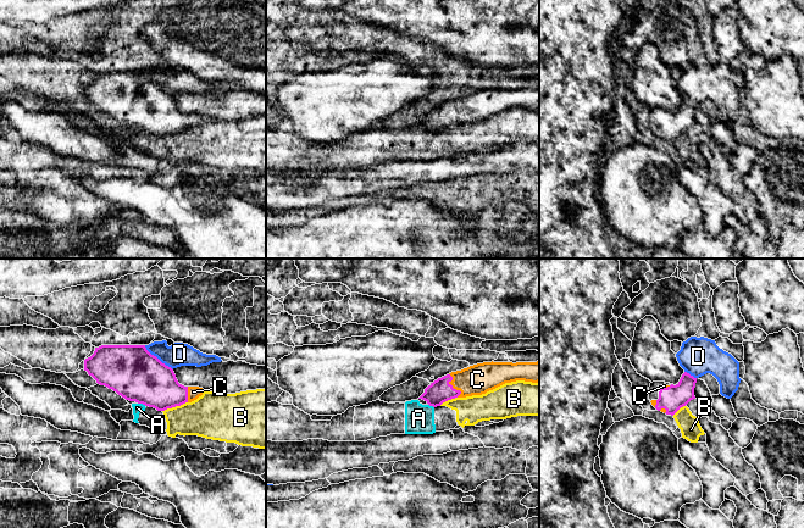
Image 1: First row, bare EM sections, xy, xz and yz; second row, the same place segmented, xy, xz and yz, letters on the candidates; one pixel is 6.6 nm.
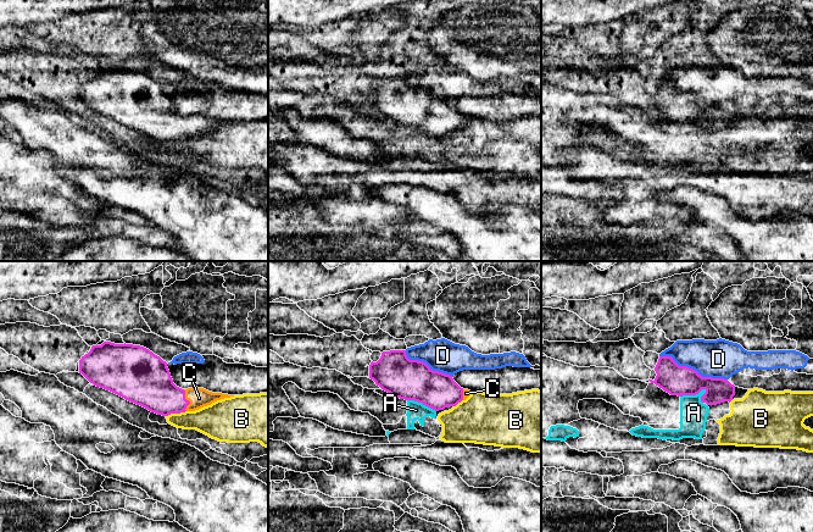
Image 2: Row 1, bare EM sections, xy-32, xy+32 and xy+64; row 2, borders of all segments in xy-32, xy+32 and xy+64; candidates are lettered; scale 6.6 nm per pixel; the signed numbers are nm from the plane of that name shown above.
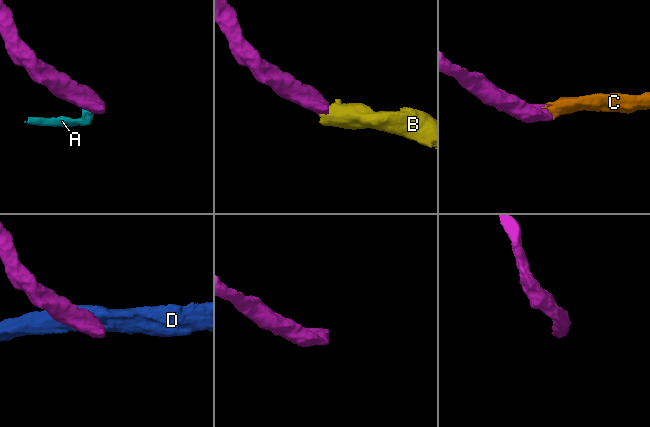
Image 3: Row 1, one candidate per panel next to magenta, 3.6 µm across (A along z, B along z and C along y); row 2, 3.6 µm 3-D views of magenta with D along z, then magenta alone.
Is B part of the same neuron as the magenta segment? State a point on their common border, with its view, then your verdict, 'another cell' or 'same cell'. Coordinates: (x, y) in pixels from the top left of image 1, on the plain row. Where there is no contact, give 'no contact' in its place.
contact xy (175, 133); another cell

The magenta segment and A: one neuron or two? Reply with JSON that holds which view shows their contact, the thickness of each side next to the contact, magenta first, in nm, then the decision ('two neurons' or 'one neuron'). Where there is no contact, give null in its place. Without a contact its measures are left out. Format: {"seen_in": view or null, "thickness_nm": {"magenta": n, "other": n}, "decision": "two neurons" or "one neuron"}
{"seen_in": "xy", "thickness_nm": {"magenta": 340, "other": 60}, "decision": "two neurons"}

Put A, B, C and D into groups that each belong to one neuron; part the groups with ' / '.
A B / C / D

